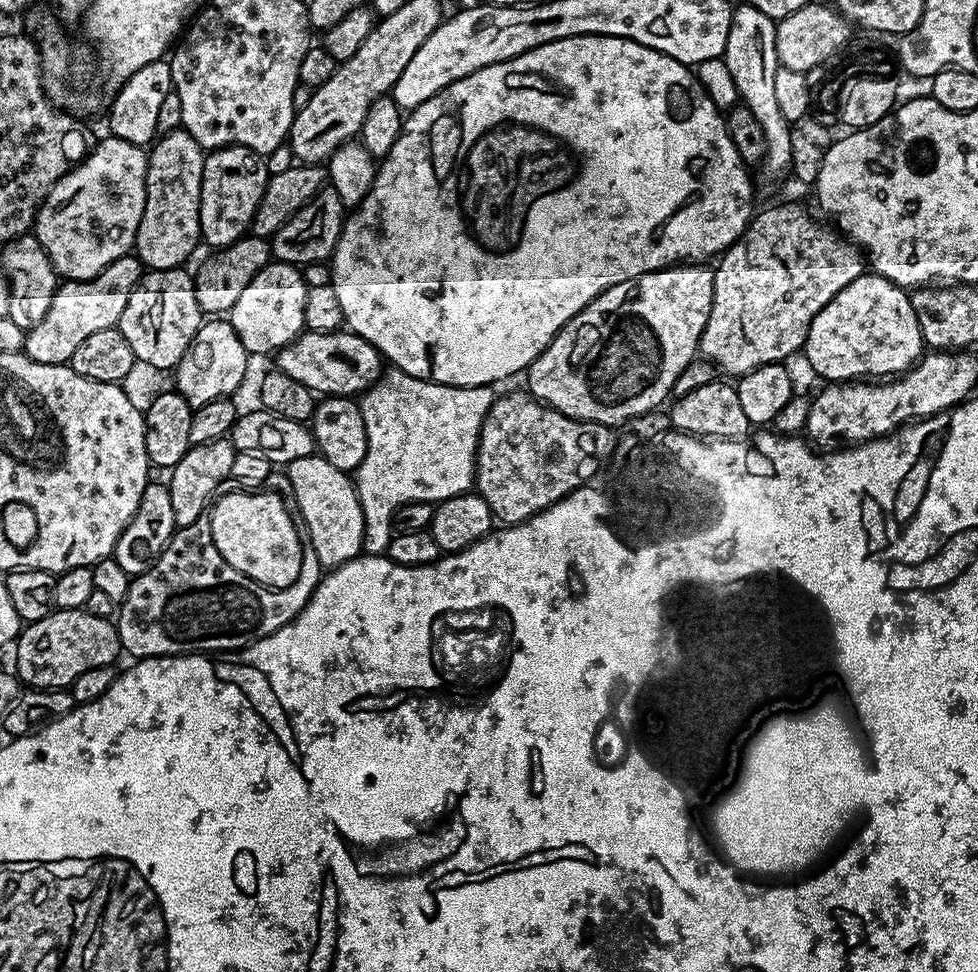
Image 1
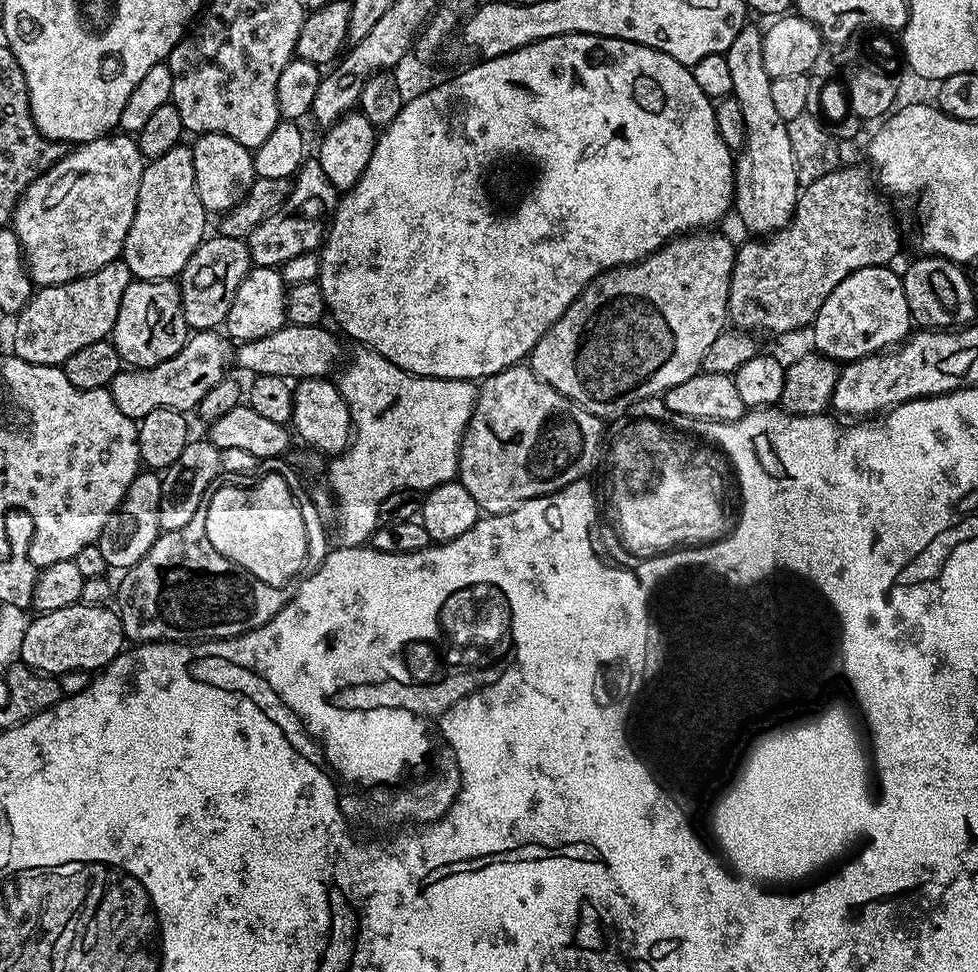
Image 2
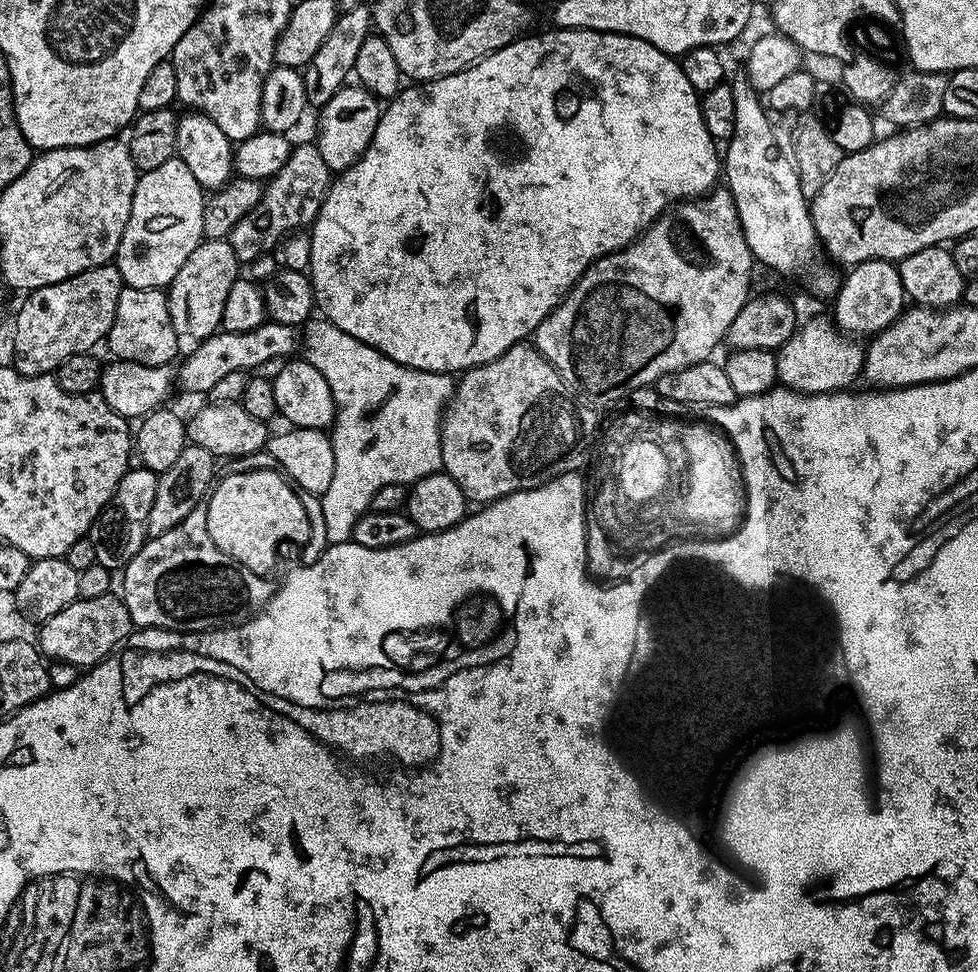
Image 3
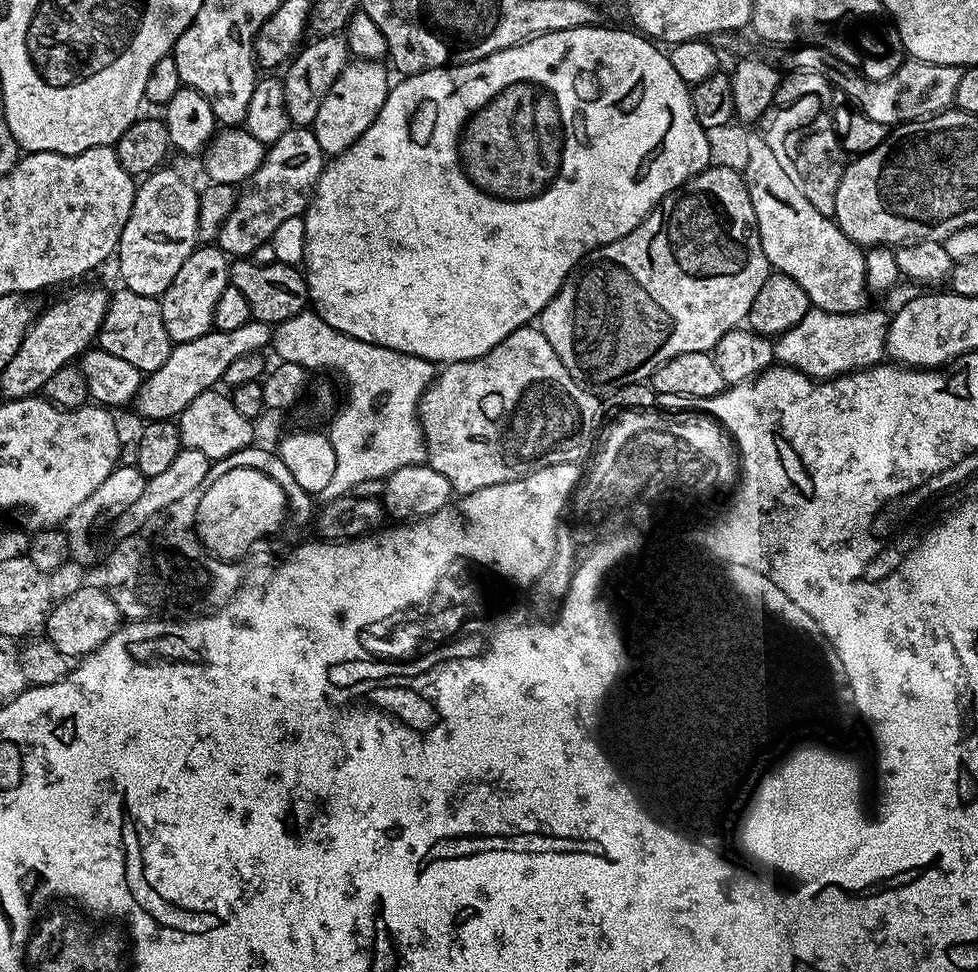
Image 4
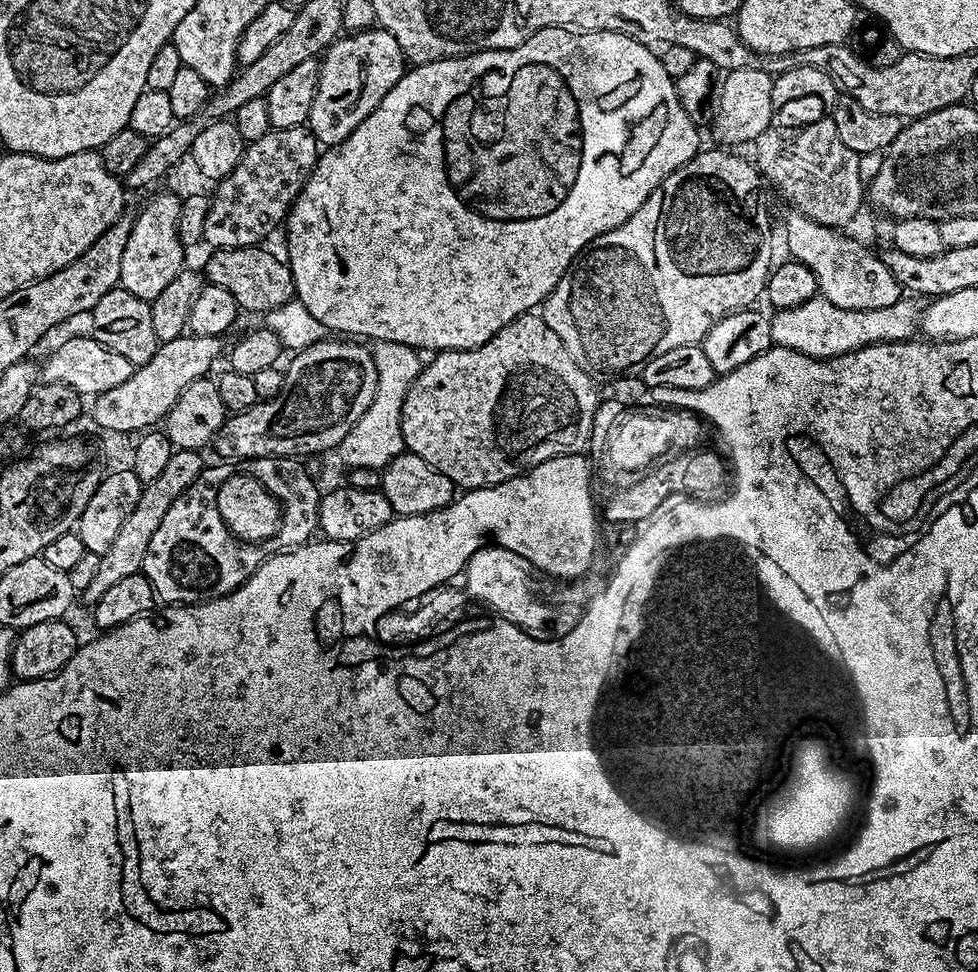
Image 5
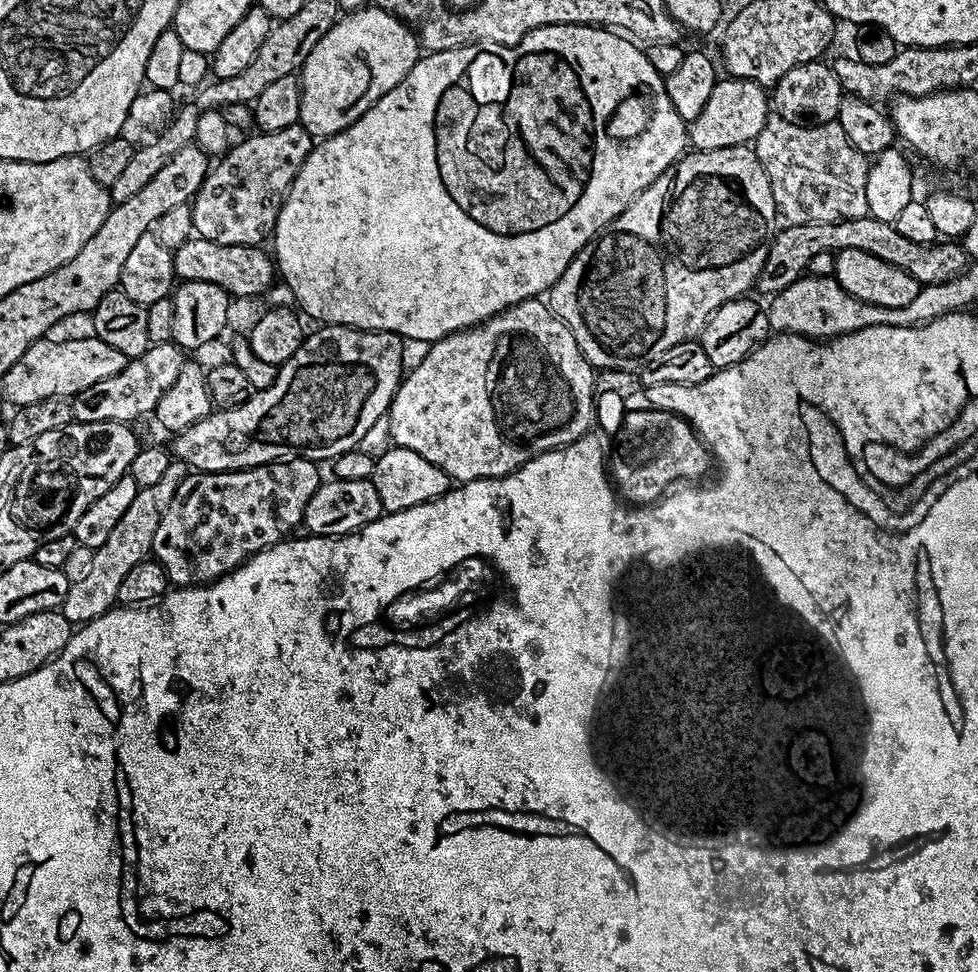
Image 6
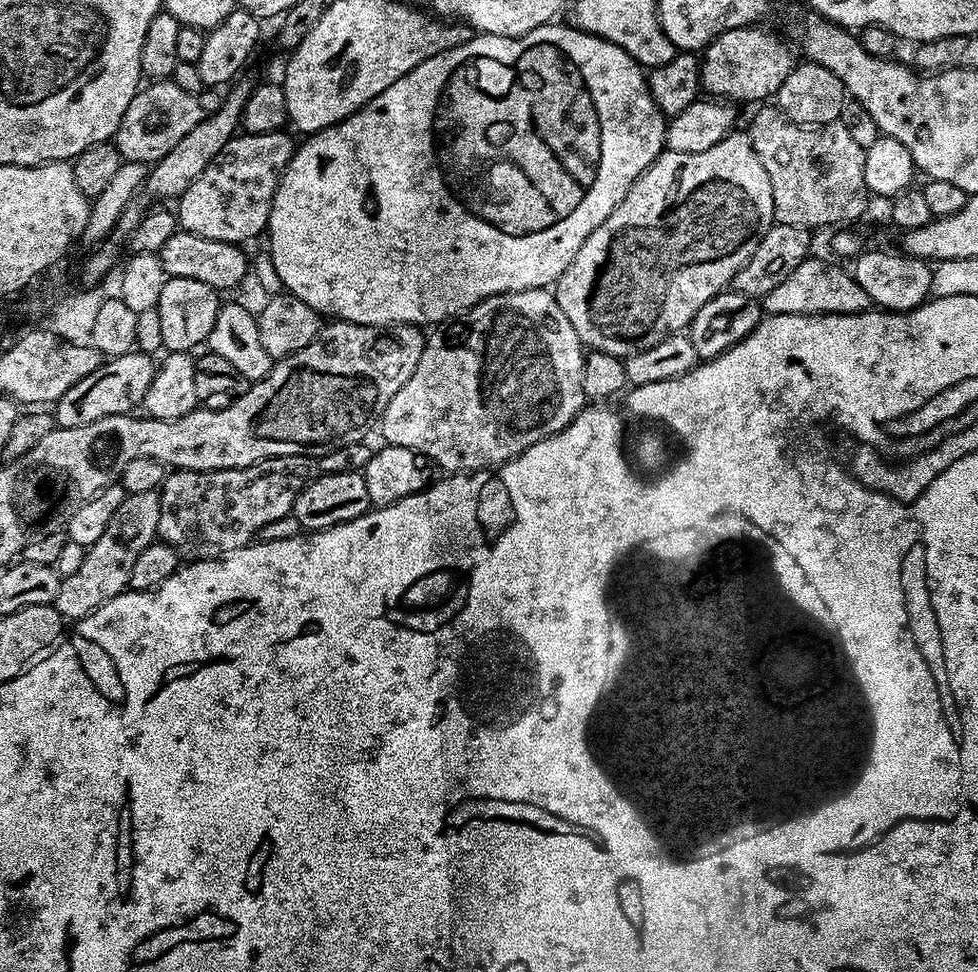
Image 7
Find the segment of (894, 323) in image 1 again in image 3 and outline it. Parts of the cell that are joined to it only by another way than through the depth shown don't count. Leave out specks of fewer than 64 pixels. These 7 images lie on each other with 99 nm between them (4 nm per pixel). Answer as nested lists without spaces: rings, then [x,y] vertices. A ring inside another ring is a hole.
[[[867,260],[855,265],[854,270],[849,272],[852,273],[843,277],[834,297],[836,327],[845,334],[875,334],[889,328],[906,308],[899,267],[890,260]]]

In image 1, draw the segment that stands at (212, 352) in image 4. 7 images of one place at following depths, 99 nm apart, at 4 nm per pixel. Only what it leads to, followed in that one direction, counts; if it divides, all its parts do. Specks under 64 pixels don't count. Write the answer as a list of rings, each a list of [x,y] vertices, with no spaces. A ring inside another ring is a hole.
[[[307,330],[297,336],[292,344],[275,353],[275,367],[290,374],[290,378],[302,382],[312,392],[325,396],[359,397],[367,388],[371,388],[382,375],[382,357],[380,351],[366,338],[347,330],[318,334]]]

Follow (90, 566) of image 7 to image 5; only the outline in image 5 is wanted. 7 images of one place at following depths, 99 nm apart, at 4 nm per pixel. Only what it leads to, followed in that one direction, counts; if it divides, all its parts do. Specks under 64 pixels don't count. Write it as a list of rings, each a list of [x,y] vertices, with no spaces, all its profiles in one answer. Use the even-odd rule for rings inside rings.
[[[185,448],[175,449],[166,465],[166,470],[154,478],[154,482],[143,485],[138,502],[130,514],[126,514],[126,522],[118,526],[118,534],[114,534],[114,542],[110,550],[101,556],[98,562],[98,570],[94,573],[94,578],[90,581],[90,586],[82,593],[82,600],[88,603],[88,606],[95,606],[121,578],[127,578],[128,575],[141,571],[144,567],[146,558],[146,546],[150,546],[150,538],[154,538],[154,530],[162,526],[162,518],[166,518],[166,510],[174,506],[174,502],[182,495],[190,485],[199,478],[200,473],[206,467],[206,461],[203,460],[199,451],[191,452]]]

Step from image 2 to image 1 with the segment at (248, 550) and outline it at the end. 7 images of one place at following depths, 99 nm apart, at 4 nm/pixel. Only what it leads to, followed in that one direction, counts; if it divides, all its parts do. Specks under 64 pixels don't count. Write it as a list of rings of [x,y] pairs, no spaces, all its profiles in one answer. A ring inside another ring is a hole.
[[[262,490],[223,493],[215,499],[210,510],[213,542],[224,560],[240,573],[268,588],[284,589],[298,578],[302,566],[298,526],[276,493],[258,491]]]

